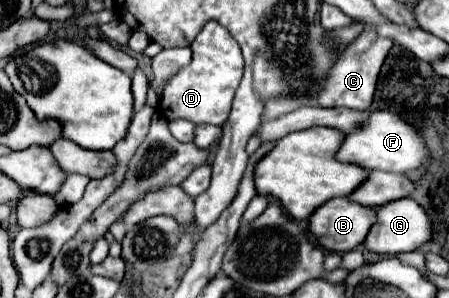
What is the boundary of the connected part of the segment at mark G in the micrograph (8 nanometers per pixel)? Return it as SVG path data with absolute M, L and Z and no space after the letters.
M410 197L394 199L392 203L384 203L384 207L376 209L376 223L372 225L372 231L368 231L368 239L364 239L362 247L380 255L396 255L404 251L414 251L422 243L430 241L432 229L430 219L424 213L424 209Z

